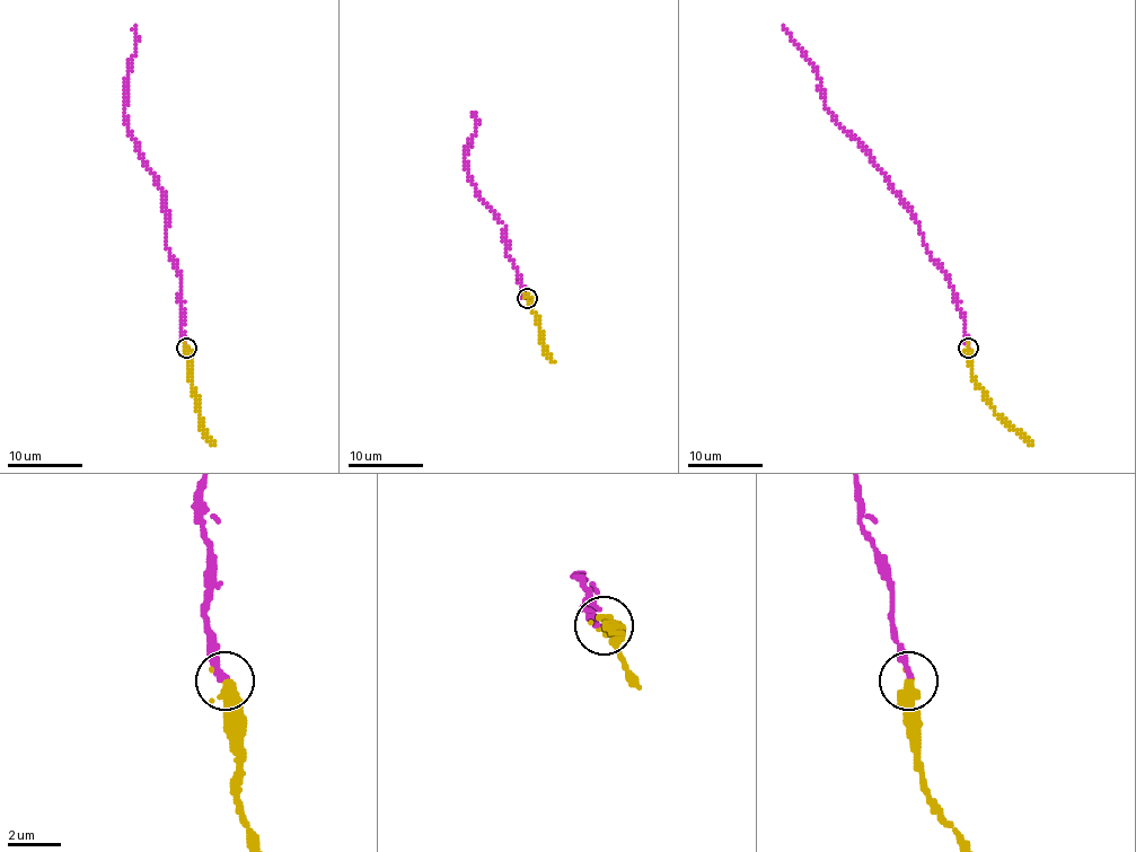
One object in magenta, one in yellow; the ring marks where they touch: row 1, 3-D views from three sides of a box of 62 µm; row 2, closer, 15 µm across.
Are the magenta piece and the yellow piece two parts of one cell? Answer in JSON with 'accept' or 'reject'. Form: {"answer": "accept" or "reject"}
{"answer": "accept"}

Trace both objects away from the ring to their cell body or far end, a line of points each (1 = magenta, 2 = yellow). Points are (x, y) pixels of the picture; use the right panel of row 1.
1: (969, 345), (963, 315), (948, 275), (925, 247), (913, 211), (874, 160), (826, 105), (816, 66), (782, 26)
2: (969, 348), (972, 379), (984, 398), (1033, 446)

